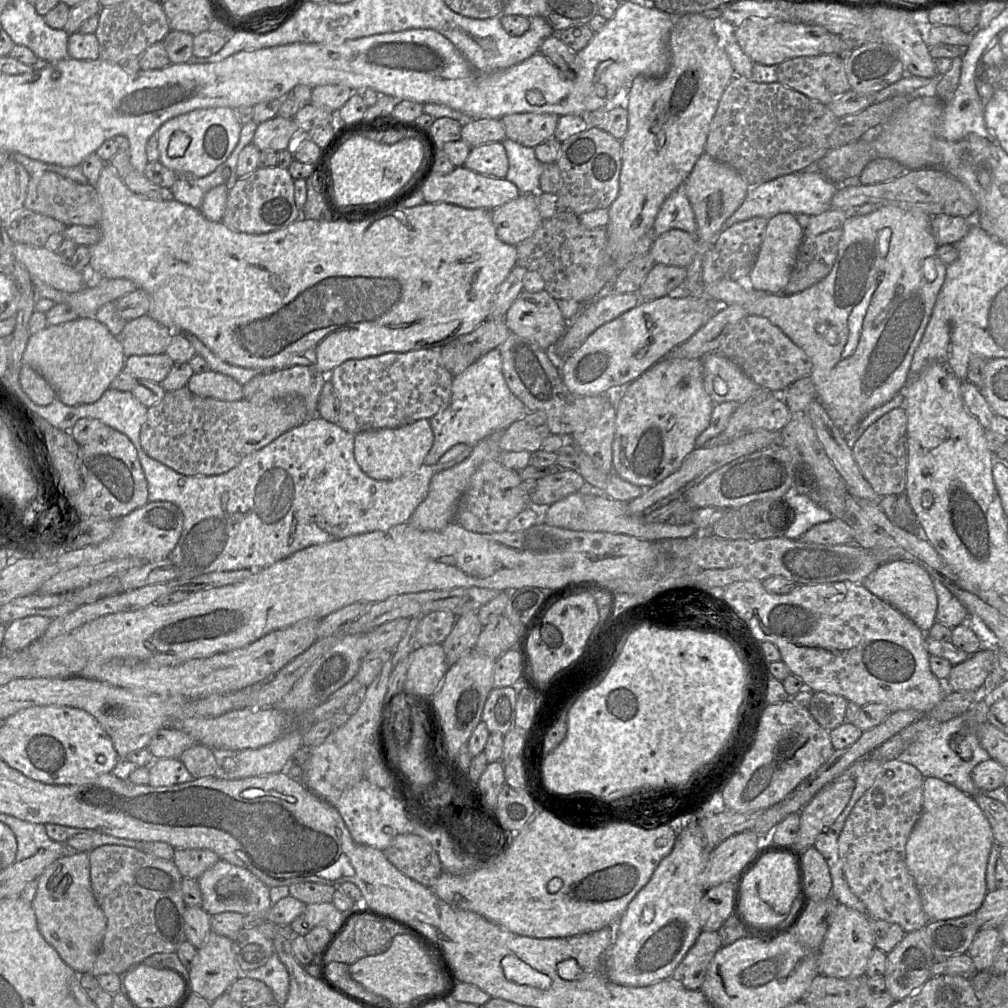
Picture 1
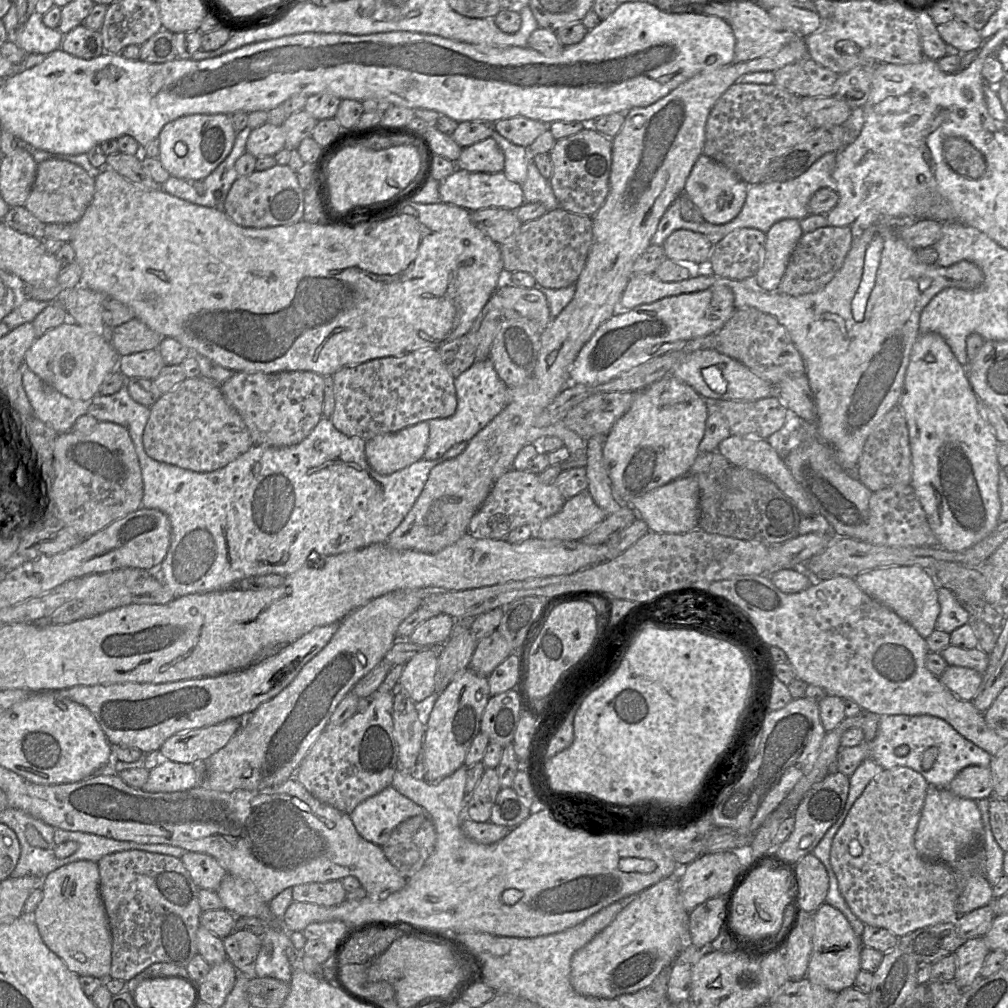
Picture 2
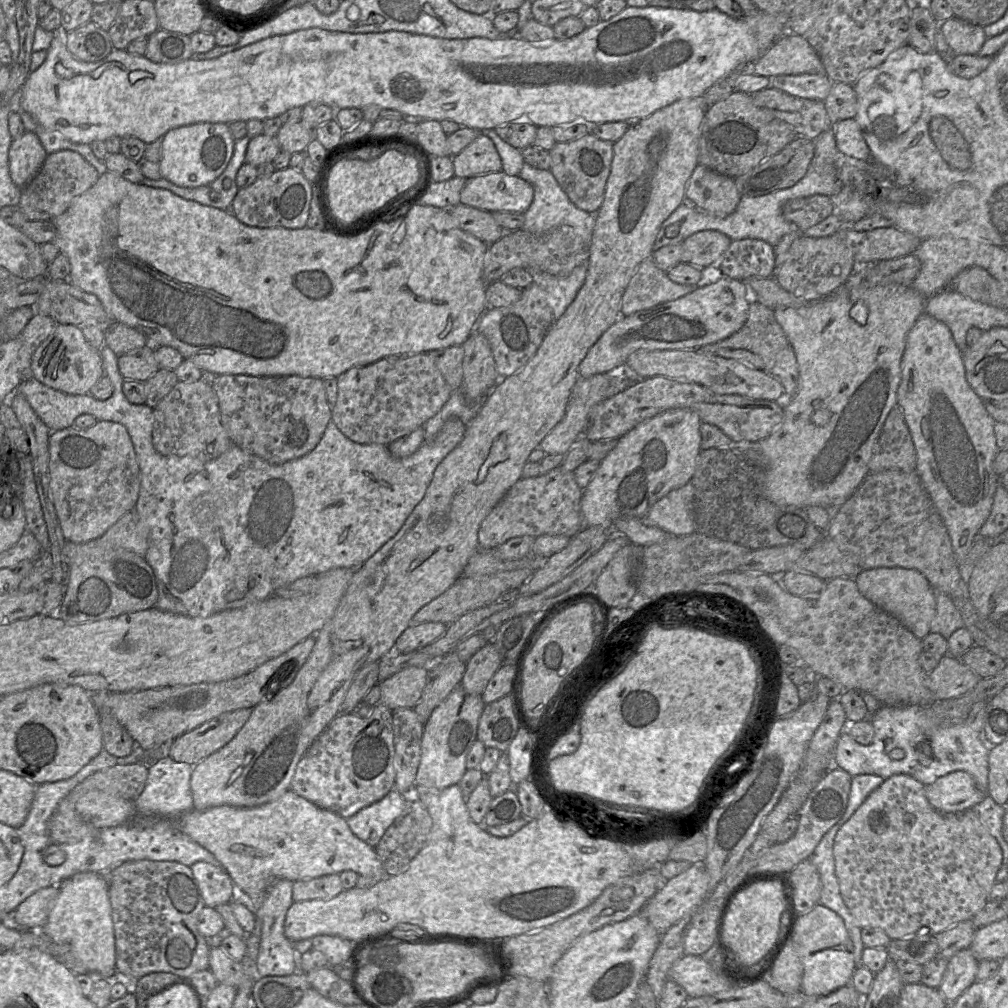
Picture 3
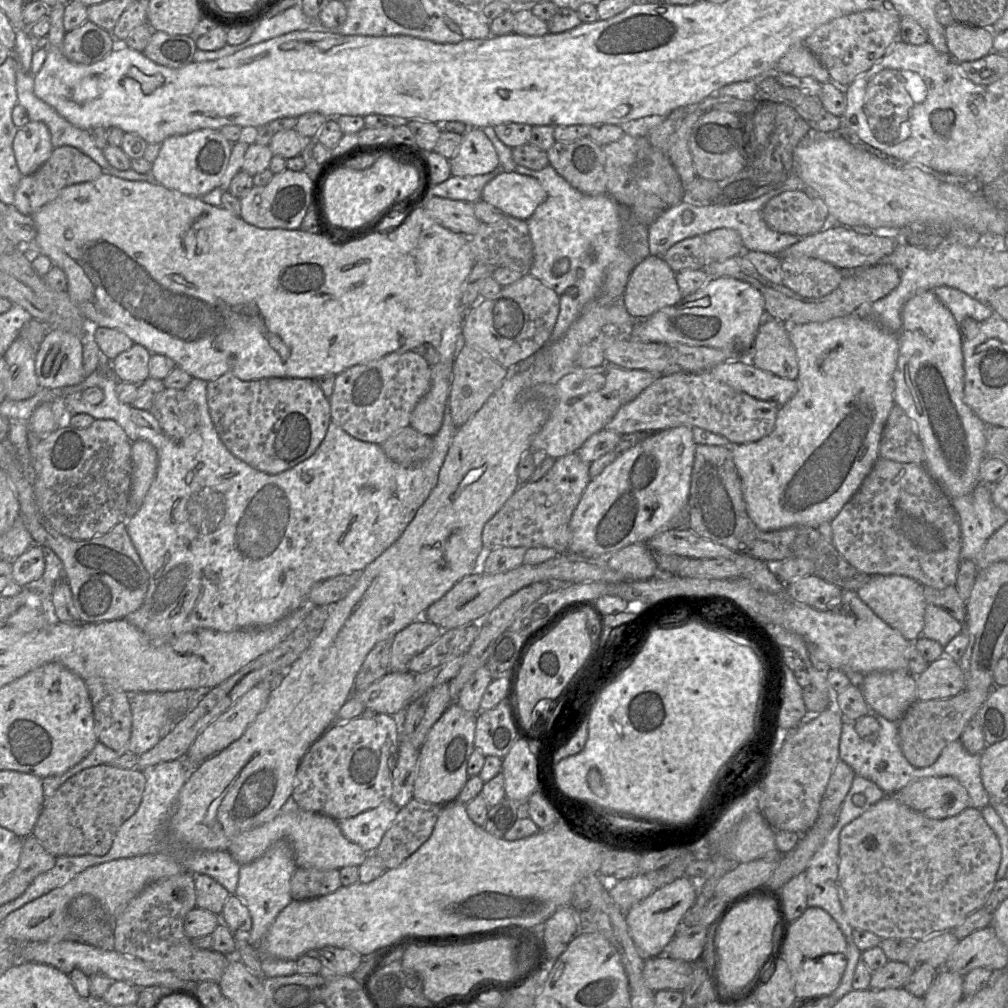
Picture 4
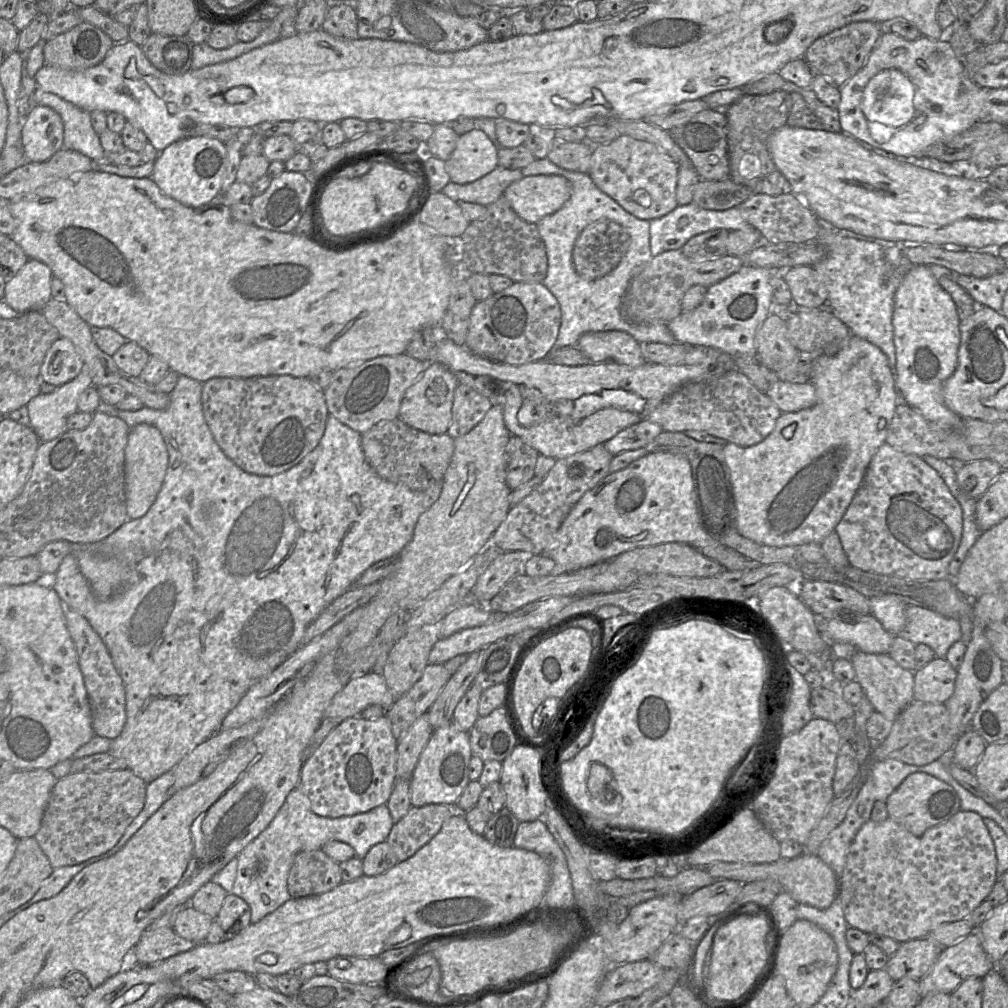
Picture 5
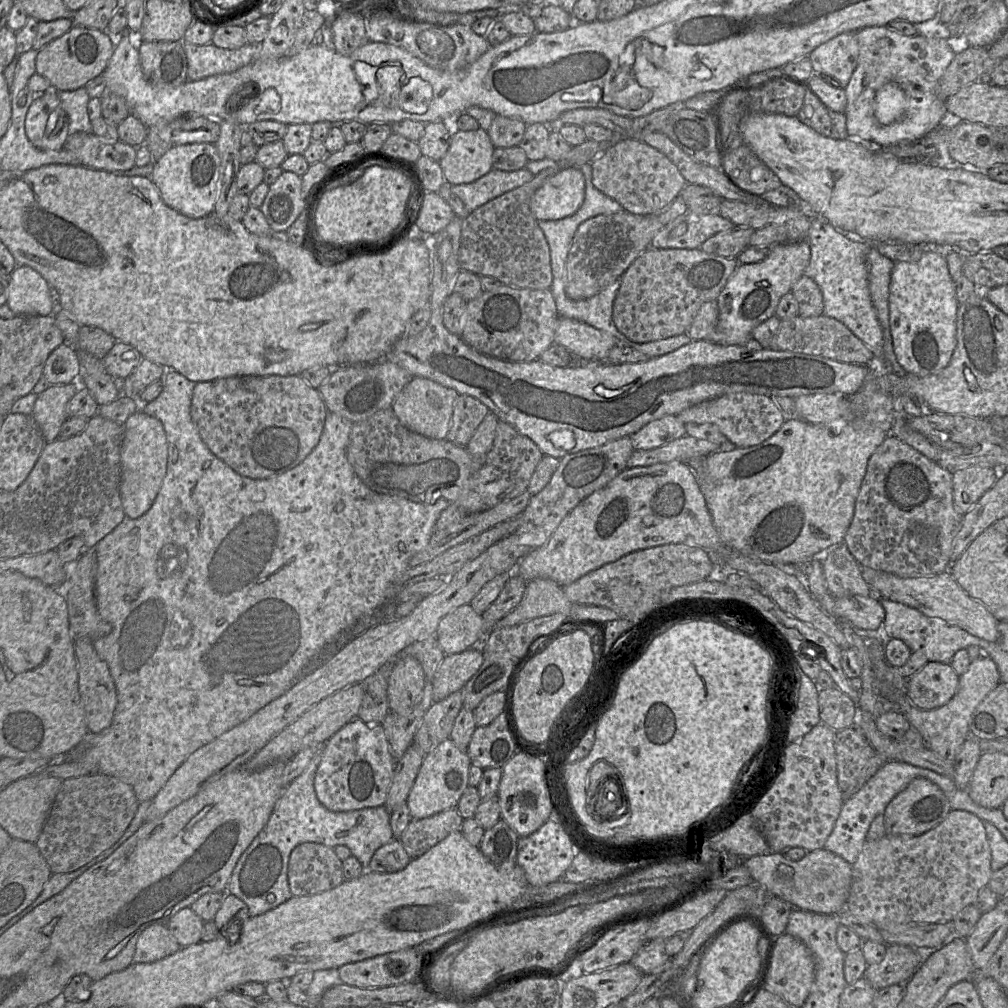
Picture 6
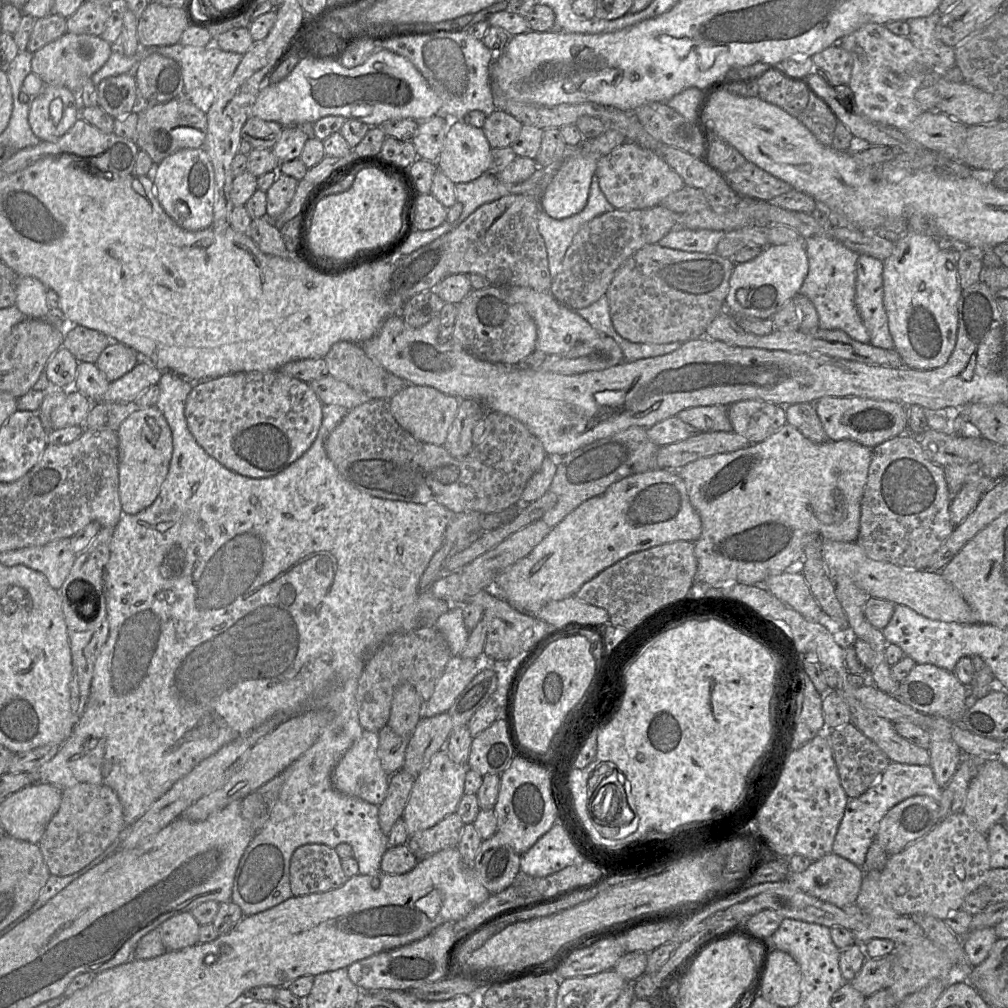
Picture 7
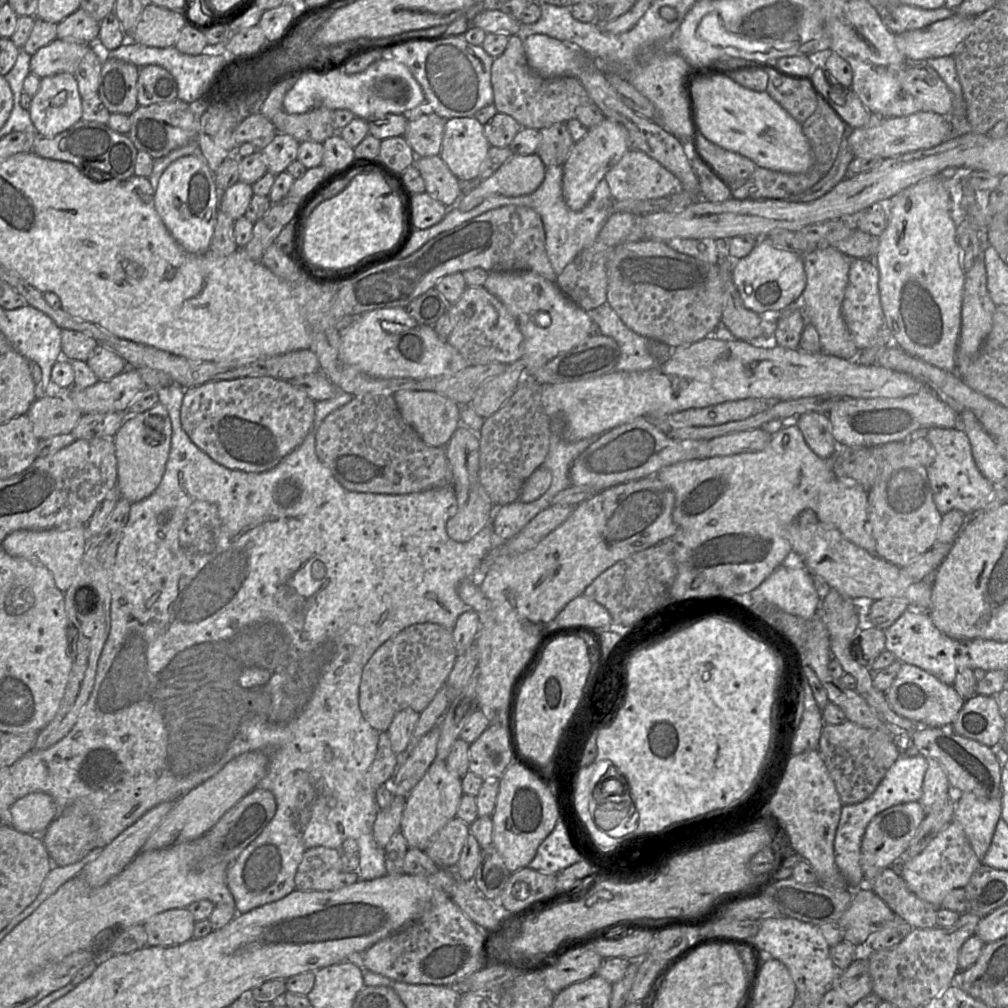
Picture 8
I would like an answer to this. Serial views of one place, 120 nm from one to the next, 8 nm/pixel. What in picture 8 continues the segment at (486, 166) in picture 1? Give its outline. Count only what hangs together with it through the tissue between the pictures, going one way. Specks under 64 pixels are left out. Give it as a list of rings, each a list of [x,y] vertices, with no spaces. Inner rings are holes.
[[[474,117],[446,119],[440,157],[459,181],[478,180],[490,144]]]

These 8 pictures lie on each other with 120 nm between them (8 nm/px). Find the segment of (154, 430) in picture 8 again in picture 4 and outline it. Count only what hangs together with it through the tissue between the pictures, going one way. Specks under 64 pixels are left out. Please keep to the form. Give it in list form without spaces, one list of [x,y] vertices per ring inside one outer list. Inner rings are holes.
[[[145,440],[131,444],[132,486],[126,507],[126,519],[133,517],[143,504],[158,465],[155,447]]]

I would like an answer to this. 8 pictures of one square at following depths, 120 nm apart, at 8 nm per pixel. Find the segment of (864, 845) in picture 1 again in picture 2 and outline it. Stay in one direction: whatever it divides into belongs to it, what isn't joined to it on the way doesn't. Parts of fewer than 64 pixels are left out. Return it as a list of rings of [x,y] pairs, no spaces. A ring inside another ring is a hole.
[[[909,767],[882,770],[855,801],[830,851],[839,890],[852,912],[865,925],[887,929],[899,938],[923,927],[954,922],[959,916],[956,903],[962,891],[960,874],[944,862],[924,859],[915,848],[914,837],[929,786],[919,772]]]

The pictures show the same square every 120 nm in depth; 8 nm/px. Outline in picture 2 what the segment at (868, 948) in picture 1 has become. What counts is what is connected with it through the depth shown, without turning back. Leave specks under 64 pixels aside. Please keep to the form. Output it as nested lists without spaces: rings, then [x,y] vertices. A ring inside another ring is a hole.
[[[823,903],[808,915],[811,915],[813,920],[813,935],[806,977],[812,983],[836,993],[854,986],[856,976],[861,970],[861,938],[854,932],[843,913],[830,904]]]

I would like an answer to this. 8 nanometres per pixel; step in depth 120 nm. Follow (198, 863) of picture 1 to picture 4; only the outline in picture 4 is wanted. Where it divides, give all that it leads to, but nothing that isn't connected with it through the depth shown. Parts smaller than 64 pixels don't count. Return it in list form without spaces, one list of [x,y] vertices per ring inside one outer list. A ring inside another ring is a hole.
[[[194,875],[196,907],[220,916],[230,893],[216,880],[207,875]]]

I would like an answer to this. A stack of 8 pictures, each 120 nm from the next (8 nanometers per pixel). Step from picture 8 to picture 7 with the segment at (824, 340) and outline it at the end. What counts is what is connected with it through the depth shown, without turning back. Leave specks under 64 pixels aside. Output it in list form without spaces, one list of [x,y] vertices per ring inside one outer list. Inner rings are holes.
[[[831,237],[805,238],[804,244],[808,258],[808,273],[799,294],[806,296],[815,306],[819,327],[842,330],[858,342],[870,343],[870,335],[855,304],[856,263],[860,254]]]

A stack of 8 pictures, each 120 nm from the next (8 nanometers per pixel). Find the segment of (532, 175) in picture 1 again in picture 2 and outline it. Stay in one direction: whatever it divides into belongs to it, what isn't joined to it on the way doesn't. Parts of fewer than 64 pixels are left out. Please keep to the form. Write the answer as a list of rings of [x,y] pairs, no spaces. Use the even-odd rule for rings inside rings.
[[[495,130],[493,138],[504,154],[504,174],[513,182],[522,186],[527,178],[528,165],[531,163],[531,155],[528,148],[513,144]]]

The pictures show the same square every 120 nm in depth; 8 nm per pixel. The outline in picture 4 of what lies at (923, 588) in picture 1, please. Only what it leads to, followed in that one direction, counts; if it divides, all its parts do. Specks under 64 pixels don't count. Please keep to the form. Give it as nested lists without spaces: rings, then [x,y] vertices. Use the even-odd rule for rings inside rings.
[[[874,575],[856,593],[873,613],[899,632],[907,641],[914,643],[921,638],[927,603],[920,583],[906,576]]]

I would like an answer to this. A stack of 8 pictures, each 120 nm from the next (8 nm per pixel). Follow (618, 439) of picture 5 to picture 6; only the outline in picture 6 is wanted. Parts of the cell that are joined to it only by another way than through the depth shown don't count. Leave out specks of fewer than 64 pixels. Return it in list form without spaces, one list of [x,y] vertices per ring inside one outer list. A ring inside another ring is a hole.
[[[676,415],[654,420],[630,436],[634,450],[650,450],[686,436],[685,424]]]

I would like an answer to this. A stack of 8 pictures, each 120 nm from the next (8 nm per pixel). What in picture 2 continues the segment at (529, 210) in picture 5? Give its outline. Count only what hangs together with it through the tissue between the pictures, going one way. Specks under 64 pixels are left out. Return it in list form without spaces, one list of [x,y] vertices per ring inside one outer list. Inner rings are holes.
[[[457,169],[439,184],[441,203],[449,203],[468,210],[478,211],[486,208],[517,210],[524,202],[522,186],[510,181],[504,172],[482,173]]]

